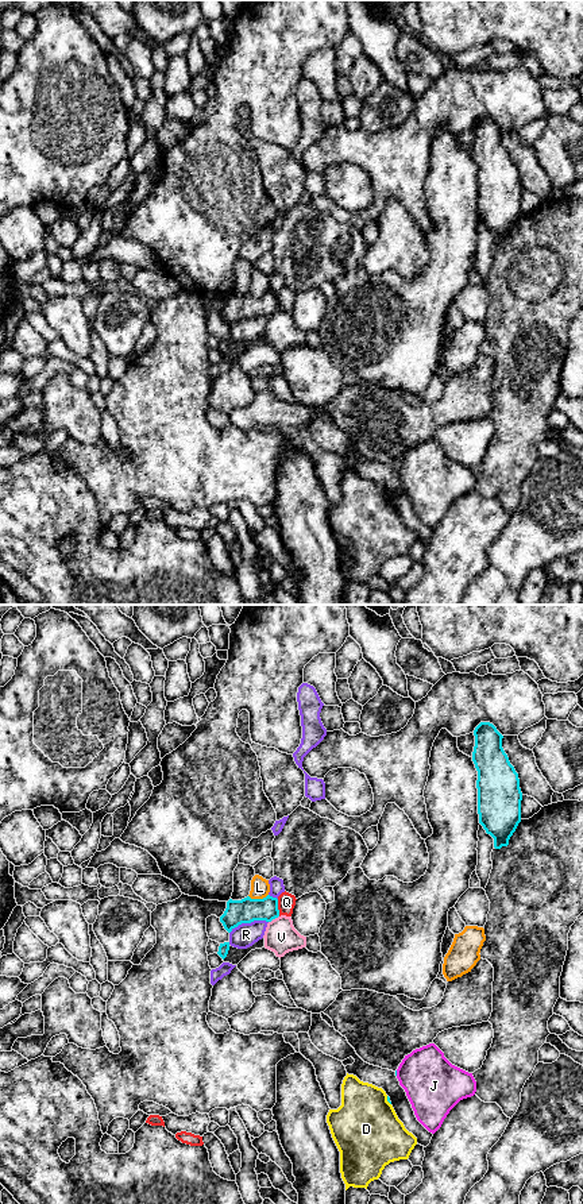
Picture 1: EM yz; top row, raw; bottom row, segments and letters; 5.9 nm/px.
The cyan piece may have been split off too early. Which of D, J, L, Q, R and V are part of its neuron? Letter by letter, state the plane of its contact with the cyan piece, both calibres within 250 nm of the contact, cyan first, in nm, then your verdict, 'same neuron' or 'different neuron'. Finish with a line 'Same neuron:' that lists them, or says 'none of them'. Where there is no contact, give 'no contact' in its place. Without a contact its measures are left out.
D: meets cyan in yz; 20 nm thick on the cyan side, 400 nm on the other; different neuron
J: meets cyan in yz; 20 nm thick on the cyan side, 340 nm on the other; different neuron
L: meets cyan in yz; 150 nm thick on the cyan side, 110 nm on the other; different neuron
Q: meets cyan in yz; 150 nm thick on the cyan side, 110 nm on the other; different neuron
R: meets cyan in yz; 150 nm thick on the cyan side, 140 nm on the other; different neuron
V: meets cyan in yz; 150 nm thick on the cyan side, 200 nm on the other; different neuron
Same neuron: none of them

